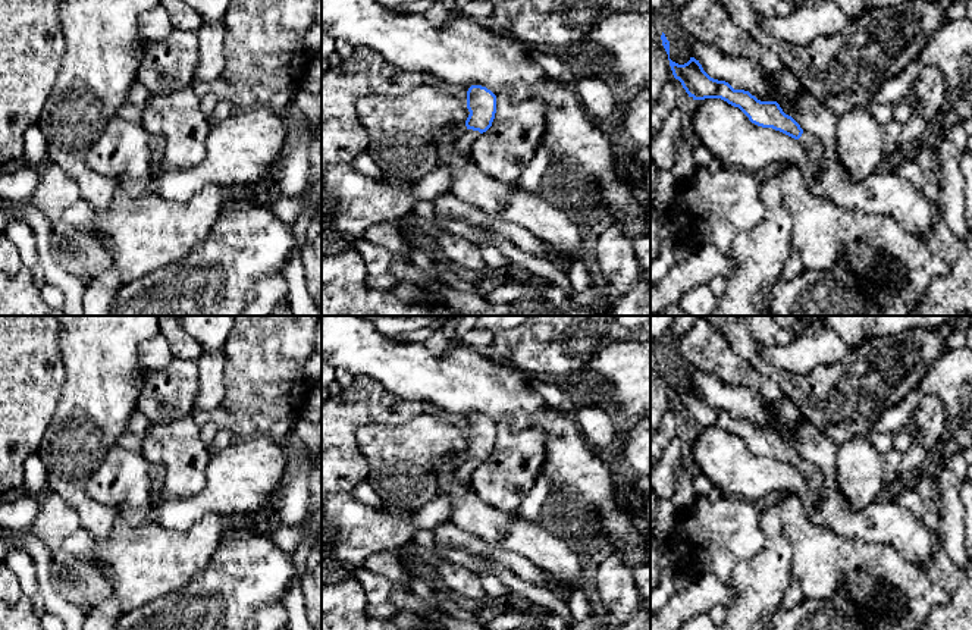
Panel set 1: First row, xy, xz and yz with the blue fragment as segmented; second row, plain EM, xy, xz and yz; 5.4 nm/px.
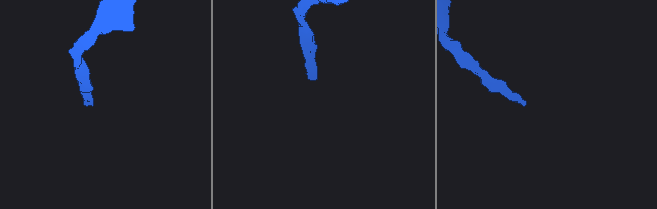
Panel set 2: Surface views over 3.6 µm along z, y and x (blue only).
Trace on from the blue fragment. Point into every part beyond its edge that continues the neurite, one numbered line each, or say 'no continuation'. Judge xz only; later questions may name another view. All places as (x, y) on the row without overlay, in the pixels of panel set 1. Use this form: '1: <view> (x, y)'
1: xz (555, 557)

